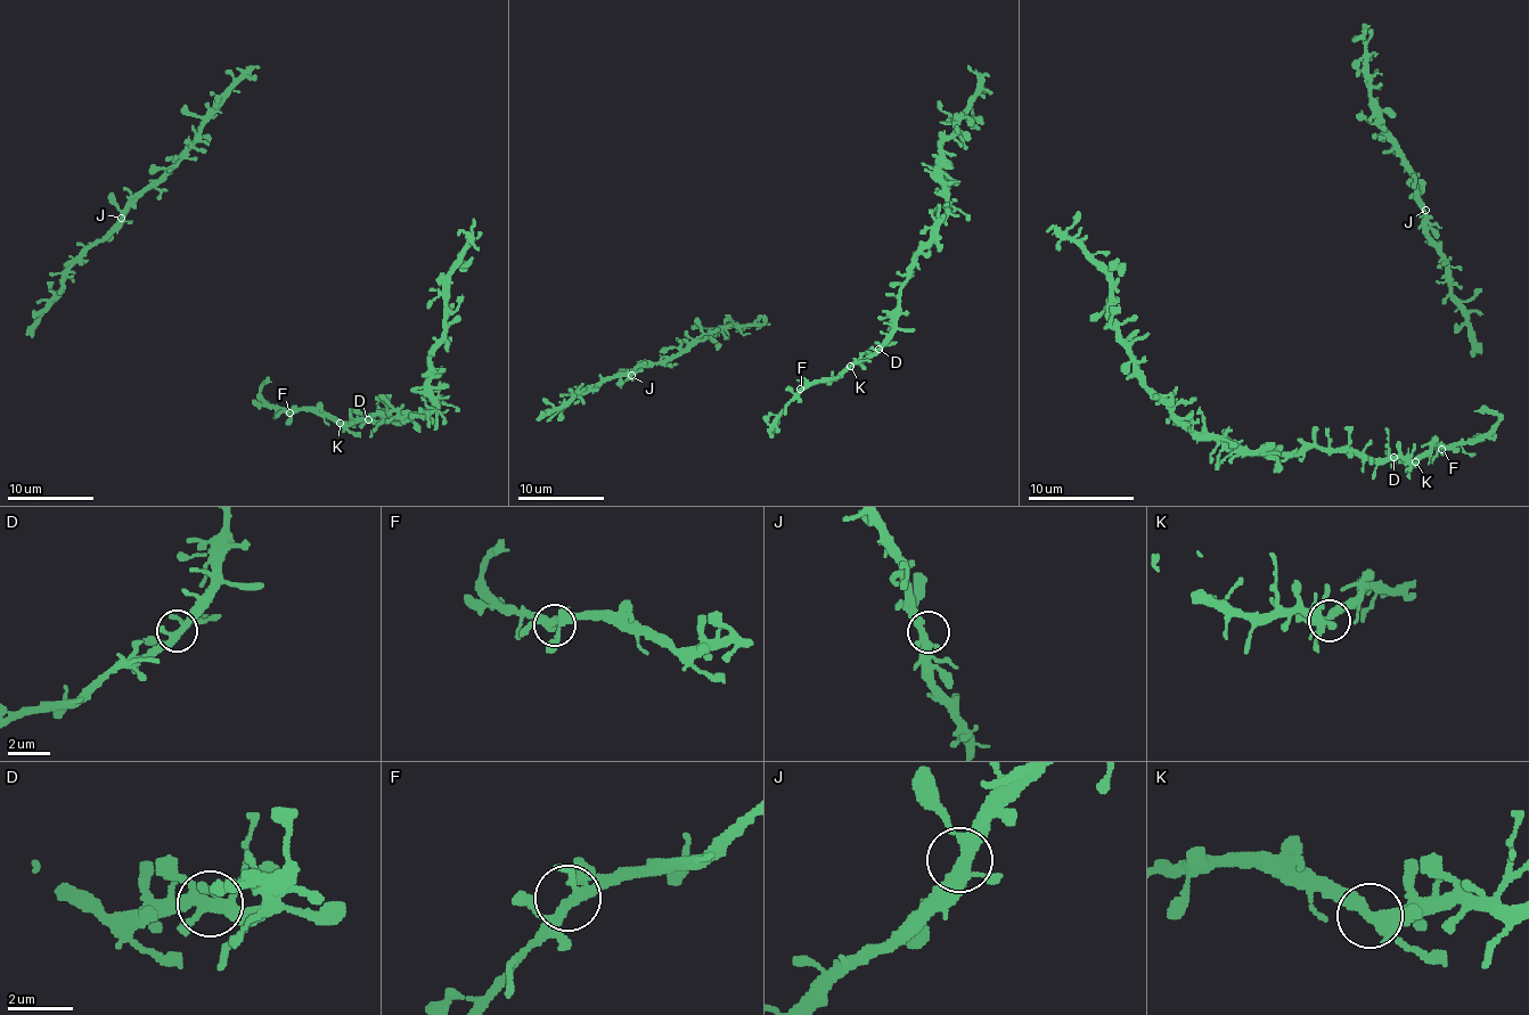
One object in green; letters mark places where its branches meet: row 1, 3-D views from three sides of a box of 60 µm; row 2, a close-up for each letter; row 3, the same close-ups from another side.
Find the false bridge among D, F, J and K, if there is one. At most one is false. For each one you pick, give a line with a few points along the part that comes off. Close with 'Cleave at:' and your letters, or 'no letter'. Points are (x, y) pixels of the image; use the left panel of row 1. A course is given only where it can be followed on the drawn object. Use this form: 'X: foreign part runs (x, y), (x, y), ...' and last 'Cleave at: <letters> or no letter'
Cleave at: D

